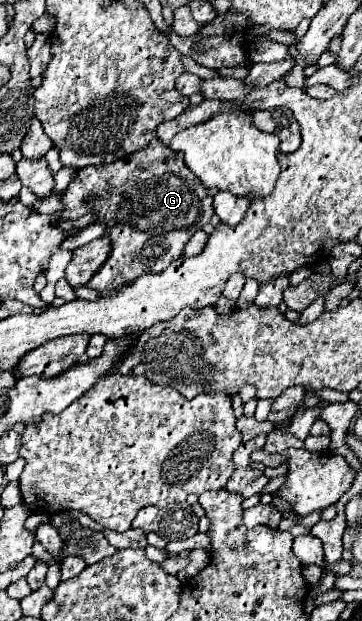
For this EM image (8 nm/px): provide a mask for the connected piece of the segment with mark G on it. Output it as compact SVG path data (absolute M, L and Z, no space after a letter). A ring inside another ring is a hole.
M151 140L145 150L129 154L113 164L79 170L63 196L63 204L65 210L57 214L61 220L77 220L85 212L95 210L99 222L109 226L107 236L113 240L113 252L101 272L87 284L103 296L111 296L117 288L131 284L141 274L163 272L173 260L183 256L187 240L215 214L213 196L185 166L181 152L173 152L159 140ZM85 194L95 194L97 198L93 202L83 202Z

